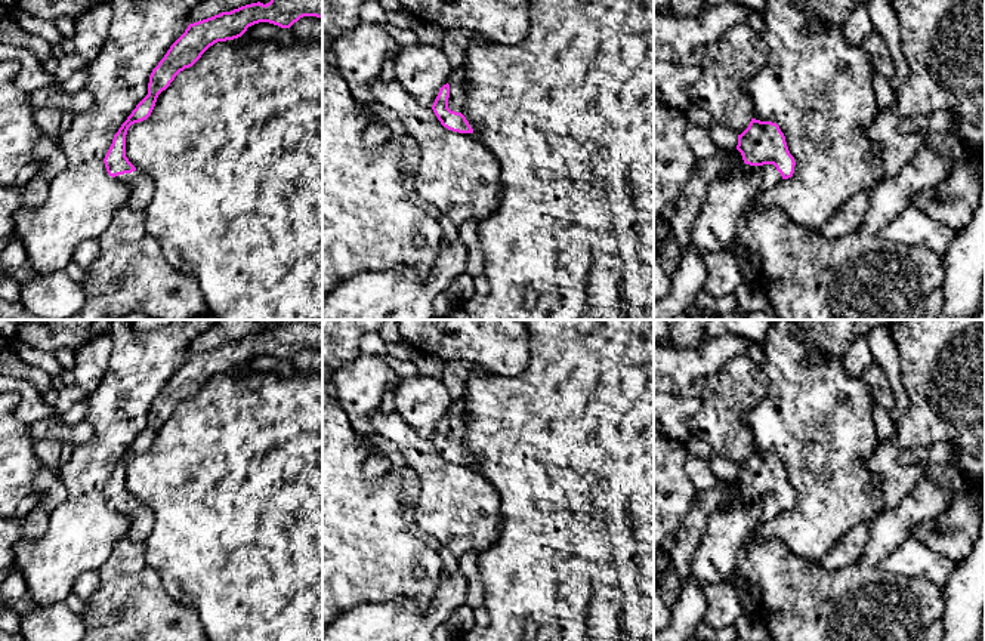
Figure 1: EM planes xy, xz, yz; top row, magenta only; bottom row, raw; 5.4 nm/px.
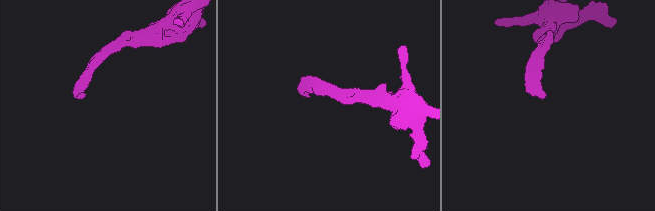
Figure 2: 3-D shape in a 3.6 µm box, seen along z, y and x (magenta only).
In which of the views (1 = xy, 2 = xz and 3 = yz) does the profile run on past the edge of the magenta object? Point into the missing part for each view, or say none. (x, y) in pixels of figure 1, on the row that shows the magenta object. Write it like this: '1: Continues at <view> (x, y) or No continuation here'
1: Continues at xy (141, 184)
2: Continues at xz (457, 82)
3: Continues at yz (769, 176)

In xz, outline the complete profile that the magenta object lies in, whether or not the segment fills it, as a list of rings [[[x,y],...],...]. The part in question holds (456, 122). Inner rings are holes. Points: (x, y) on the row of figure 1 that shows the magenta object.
[[[464,68],[453,70],[448,83],[439,89],[432,105],[435,115],[448,130],[458,133],[473,133],[479,130],[478,126],[470,126],[463,115],[467,87],[469,81]]]

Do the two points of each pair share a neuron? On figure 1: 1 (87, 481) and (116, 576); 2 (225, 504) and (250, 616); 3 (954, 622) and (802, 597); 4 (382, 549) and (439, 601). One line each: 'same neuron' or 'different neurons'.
1: different neurons
2: same neuron
3: different neurons
4: different neurons

